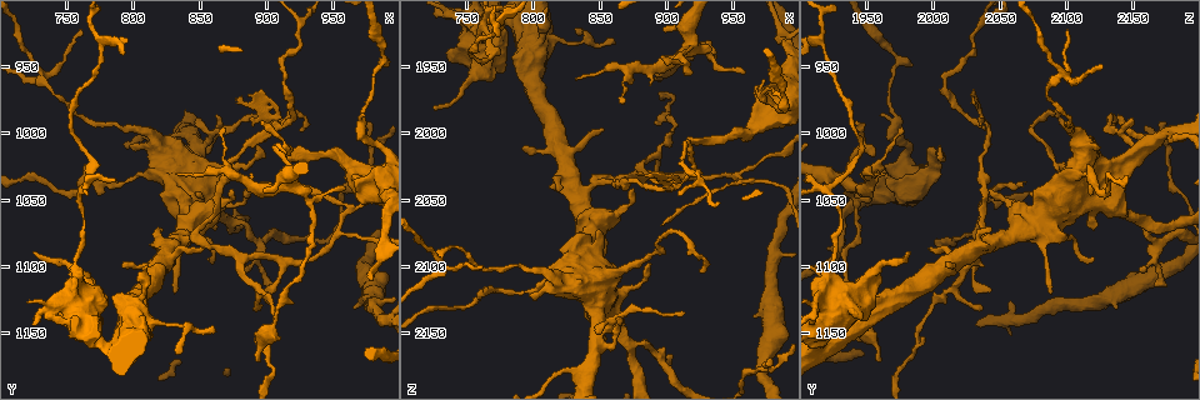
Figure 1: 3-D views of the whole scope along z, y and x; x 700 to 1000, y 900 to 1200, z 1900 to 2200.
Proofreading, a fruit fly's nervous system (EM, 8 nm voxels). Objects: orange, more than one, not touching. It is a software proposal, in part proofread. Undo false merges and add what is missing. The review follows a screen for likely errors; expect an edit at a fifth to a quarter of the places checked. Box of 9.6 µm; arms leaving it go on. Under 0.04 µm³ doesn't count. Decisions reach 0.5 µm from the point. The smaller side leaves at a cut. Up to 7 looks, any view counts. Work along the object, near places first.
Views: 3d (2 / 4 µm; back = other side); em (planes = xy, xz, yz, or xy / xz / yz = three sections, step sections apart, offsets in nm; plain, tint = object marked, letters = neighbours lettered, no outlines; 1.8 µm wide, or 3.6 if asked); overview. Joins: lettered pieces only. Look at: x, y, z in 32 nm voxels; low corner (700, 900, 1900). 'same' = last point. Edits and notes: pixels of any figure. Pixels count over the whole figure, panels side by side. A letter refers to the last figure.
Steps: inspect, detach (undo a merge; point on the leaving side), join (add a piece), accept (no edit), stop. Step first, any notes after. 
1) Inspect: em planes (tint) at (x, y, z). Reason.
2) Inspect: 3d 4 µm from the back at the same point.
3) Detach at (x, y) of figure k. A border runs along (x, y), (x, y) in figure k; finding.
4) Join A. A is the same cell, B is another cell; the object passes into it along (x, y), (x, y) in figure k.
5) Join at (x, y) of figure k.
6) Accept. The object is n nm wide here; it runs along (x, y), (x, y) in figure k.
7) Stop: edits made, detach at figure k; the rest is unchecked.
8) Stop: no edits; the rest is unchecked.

Inspect: 3d 2 µm at (834, 1028, 1962).

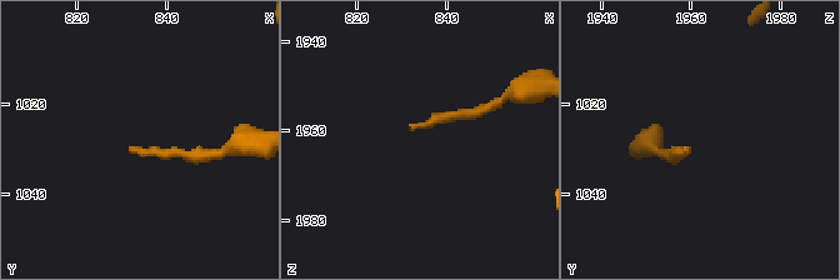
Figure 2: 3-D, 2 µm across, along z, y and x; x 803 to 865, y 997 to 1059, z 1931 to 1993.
Inspect: em xz step 16 (letters) at (832, 1030, 1959).

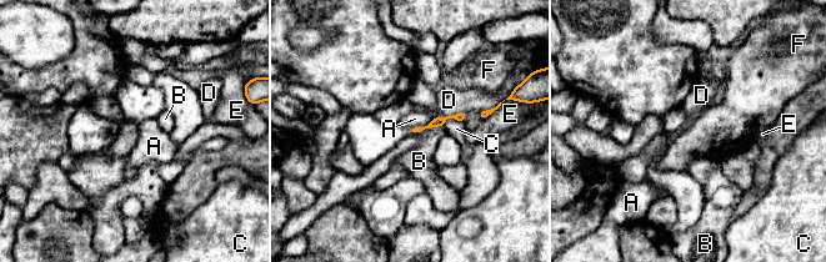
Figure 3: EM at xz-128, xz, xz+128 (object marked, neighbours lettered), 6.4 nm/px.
Accept. A, B, C, D, E and F are other cells; it runs along (462, 115), (447, 116), (412, 131) in figure 3; no lettered piece goes on from it.

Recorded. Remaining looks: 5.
Inspect: 3d 2 µm at (890, 1170, 1960). An open end.

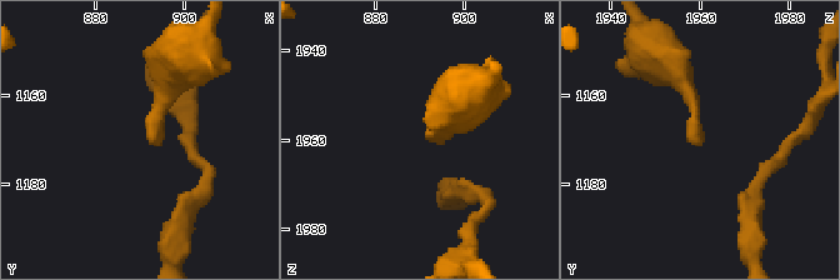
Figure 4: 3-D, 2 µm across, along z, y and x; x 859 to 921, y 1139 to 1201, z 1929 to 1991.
Inspect: em planes (letters) at (893, 1171, 1960).

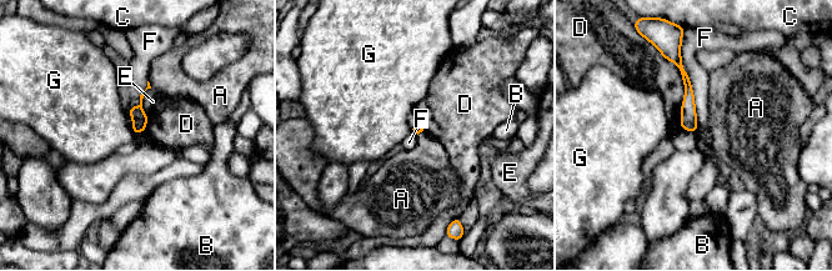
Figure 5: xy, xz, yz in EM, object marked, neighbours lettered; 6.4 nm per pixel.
Accept. The longest contact is with D, 500 nm; A, B, C, D, E, F and G are other cells; no lettered piece goes on from it.

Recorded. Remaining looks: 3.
Inspect: 3d 2 µm at (982, 994, 2172). Tapers out.

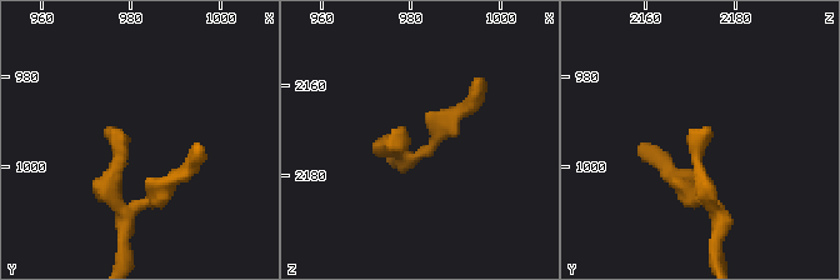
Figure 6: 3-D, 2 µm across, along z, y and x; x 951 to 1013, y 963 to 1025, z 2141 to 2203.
Inspect: em planes (letters) at (980, 993, 2174). Need the tissue.

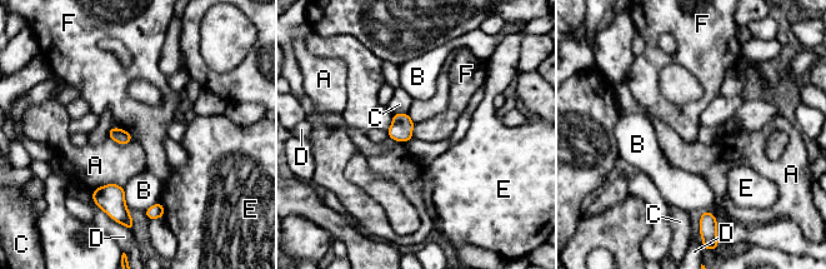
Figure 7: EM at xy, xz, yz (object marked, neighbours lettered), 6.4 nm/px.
Accept. The object is 90 nm wide here; A, B, C, D, E and F are other cells; a border runs along (113, 126), (124, 129), (134, 139) in figure 7; none of them fits.

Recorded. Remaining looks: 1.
Stop: no edits; the rest is unchecked.

